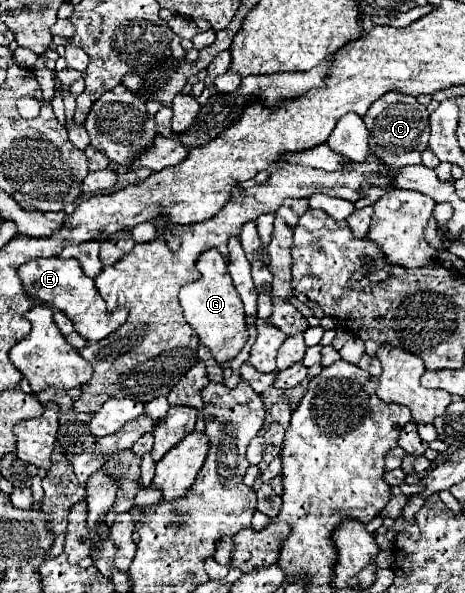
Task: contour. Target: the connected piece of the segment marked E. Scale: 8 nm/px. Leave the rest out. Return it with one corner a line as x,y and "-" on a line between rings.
56,256
36,258
36,260
30,260
24,266
20,266
18,276
20,276
26,292
32,298
52,304
56,310
64,312
74,322
78,334
82,334
90,342
110,336
114,330
118,330
126,322
128,310
118,308
114,312
108,312
102,296
98,294
98,288
94,286
94,280
82,272
82,268
78,266
76,260
62,260

